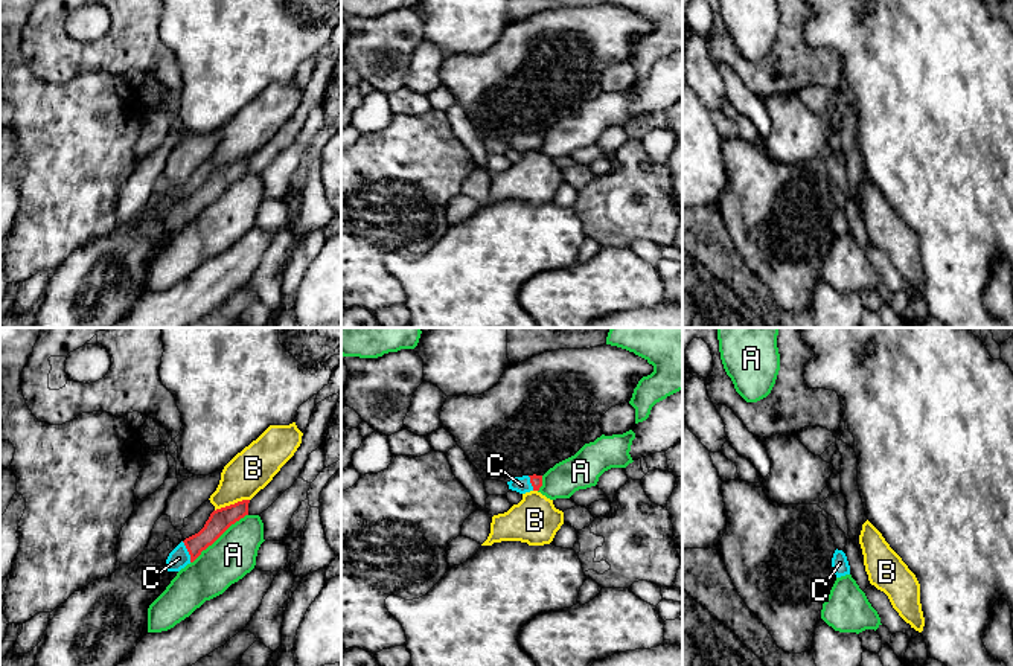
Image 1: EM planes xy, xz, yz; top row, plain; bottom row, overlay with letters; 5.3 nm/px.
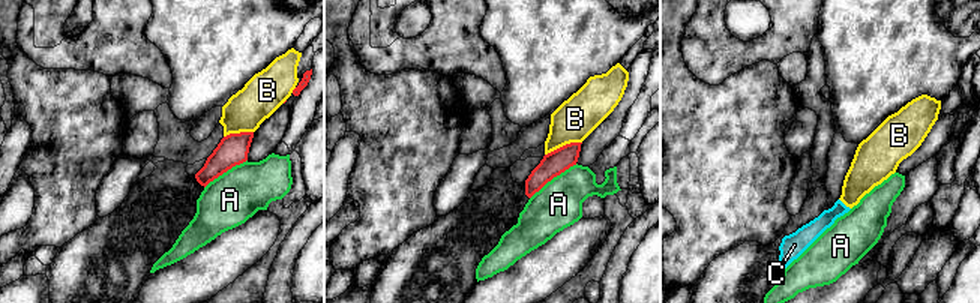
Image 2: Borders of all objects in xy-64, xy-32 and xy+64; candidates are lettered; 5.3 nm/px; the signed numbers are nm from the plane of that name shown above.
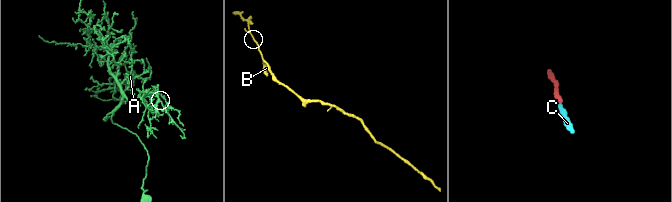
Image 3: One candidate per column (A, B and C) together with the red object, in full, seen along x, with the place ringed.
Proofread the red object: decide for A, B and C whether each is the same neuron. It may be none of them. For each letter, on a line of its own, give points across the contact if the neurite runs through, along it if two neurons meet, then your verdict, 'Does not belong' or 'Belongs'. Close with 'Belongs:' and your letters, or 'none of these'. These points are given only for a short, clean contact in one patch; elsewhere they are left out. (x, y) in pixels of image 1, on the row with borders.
A: Does not belong
B: Does not belong
C: Path across: xy (220, 520), (188, 550), (178, 558). Belongs
Belongs: C

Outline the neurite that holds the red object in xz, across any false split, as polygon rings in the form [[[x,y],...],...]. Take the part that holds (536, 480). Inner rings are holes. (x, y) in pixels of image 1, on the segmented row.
[[[522,475],[522,477],[515,477],[510,482],[507,482],[509,489],[516,491],[519,494],[526,494],[530,491],[539,491],[542,486],[542,475]]]

